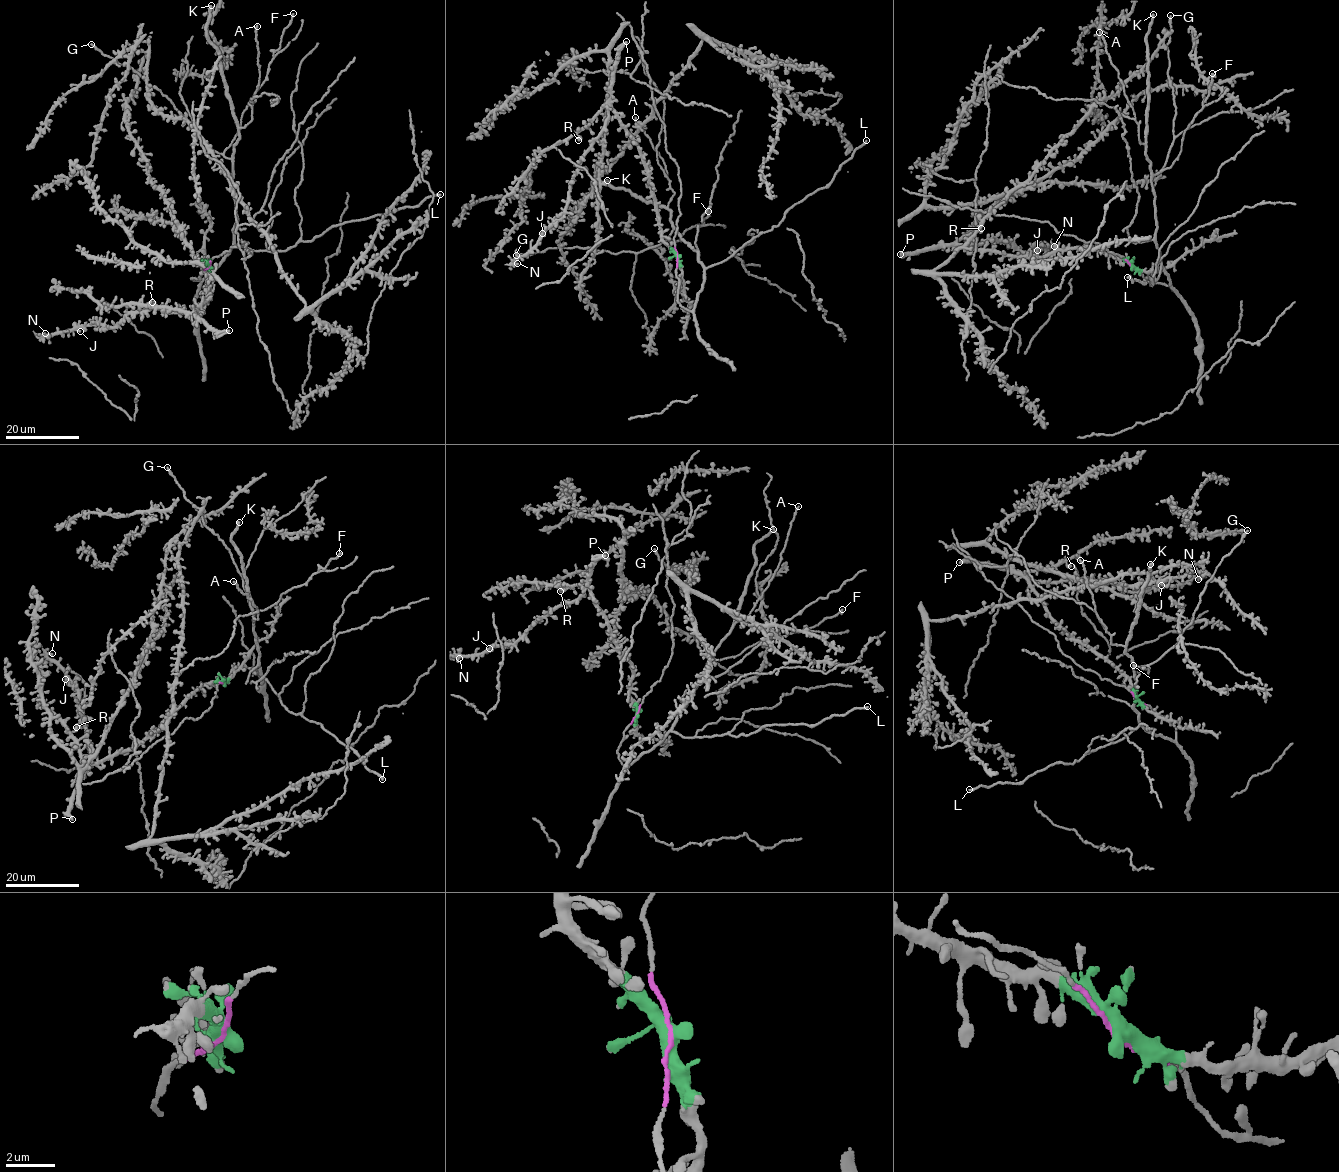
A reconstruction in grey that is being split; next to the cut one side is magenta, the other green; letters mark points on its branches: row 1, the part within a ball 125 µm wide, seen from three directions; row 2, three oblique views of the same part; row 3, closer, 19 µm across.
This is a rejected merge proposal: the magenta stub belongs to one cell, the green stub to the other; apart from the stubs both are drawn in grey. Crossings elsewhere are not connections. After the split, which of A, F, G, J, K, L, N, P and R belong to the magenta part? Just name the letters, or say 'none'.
A, F, G, K, L

